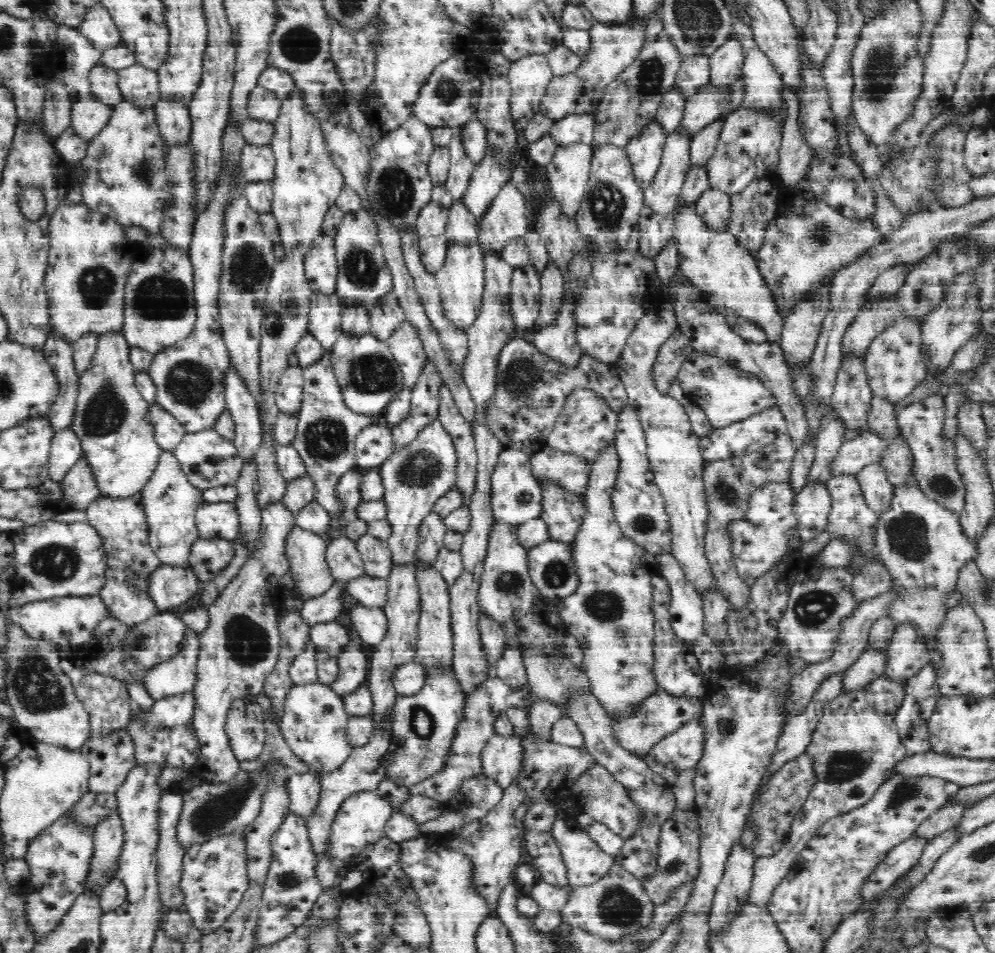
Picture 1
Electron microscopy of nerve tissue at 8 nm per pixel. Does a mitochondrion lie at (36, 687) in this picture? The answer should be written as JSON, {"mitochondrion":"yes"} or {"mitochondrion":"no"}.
{"mitochondrion":"yes"}

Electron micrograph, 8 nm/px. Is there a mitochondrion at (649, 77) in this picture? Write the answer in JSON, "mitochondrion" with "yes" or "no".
{"mitochondrion":"yes"}

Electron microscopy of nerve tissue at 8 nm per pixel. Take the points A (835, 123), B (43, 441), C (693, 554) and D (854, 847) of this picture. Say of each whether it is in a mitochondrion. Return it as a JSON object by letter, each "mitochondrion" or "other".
{"A":"other","B":"other","C":"other","D":"other"}

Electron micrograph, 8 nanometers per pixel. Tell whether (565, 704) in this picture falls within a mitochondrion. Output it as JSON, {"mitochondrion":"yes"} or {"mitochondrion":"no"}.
{"mitochondrion":"no"}

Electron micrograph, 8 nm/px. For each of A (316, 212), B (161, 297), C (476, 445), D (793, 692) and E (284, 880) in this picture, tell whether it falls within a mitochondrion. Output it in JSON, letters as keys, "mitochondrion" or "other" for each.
{"A":"other","B":"mitochondrion","C":"other","D":"other","E":"mitochondrion"}

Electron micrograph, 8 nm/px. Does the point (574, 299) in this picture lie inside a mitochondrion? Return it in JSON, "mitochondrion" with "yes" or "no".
{"mitochondrion":"no"}

